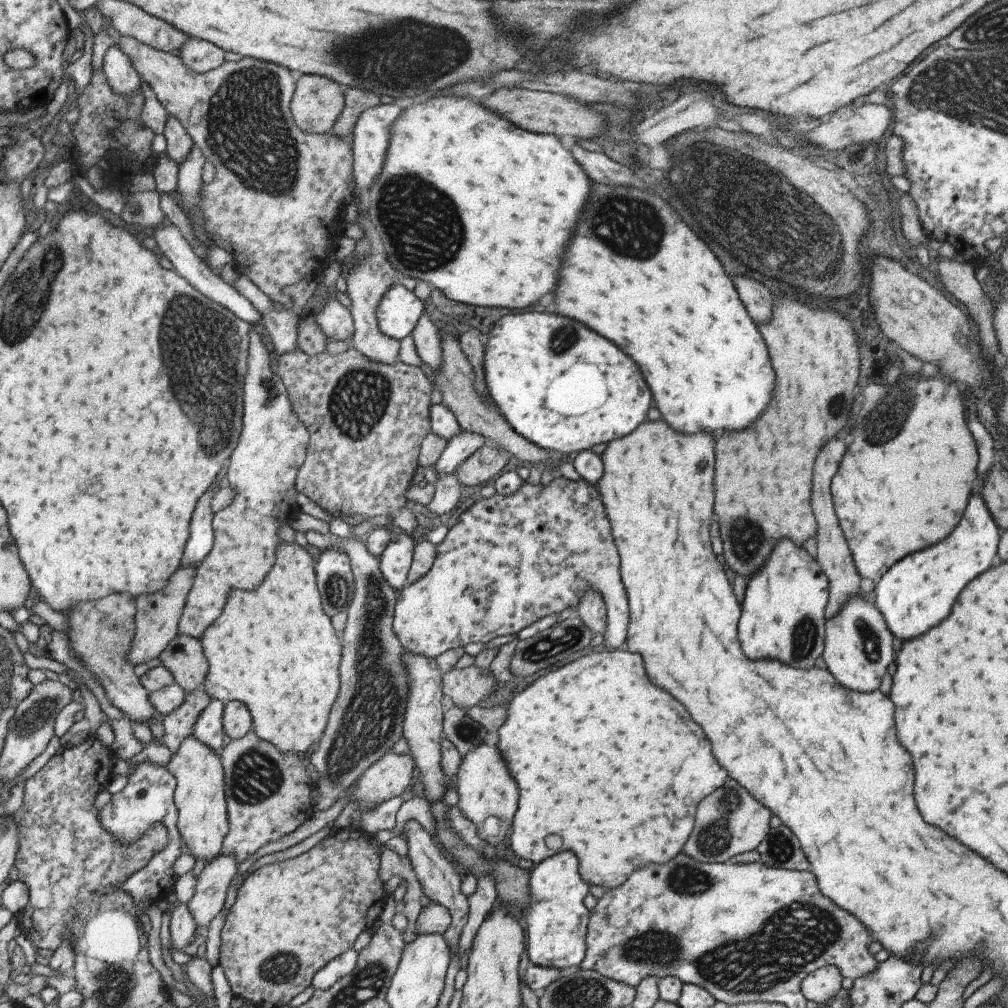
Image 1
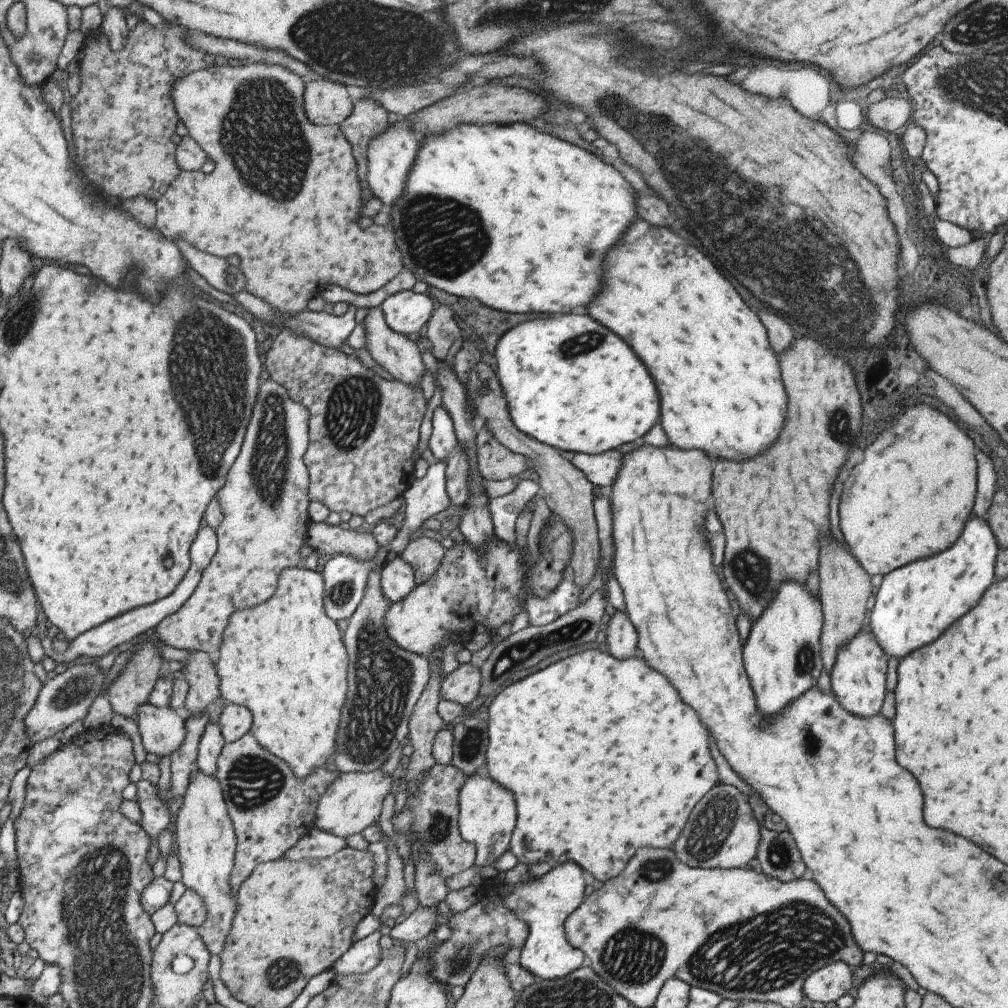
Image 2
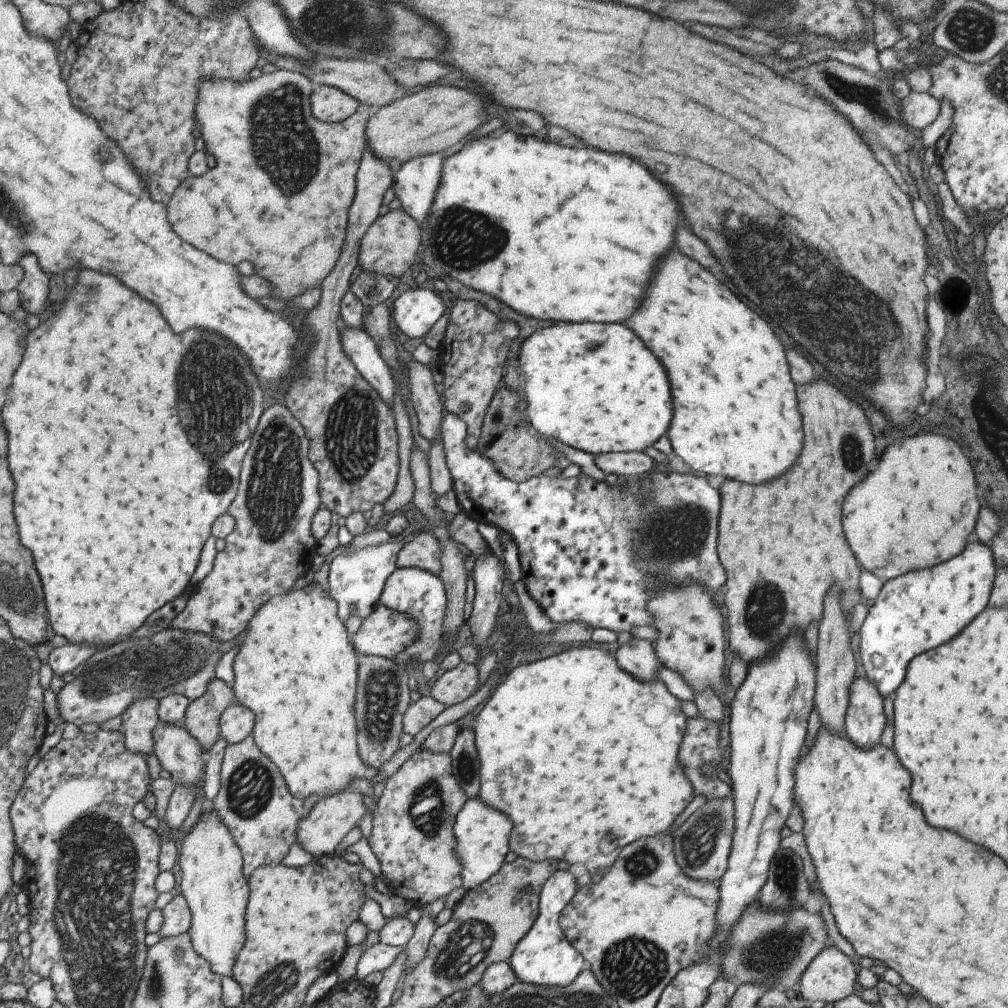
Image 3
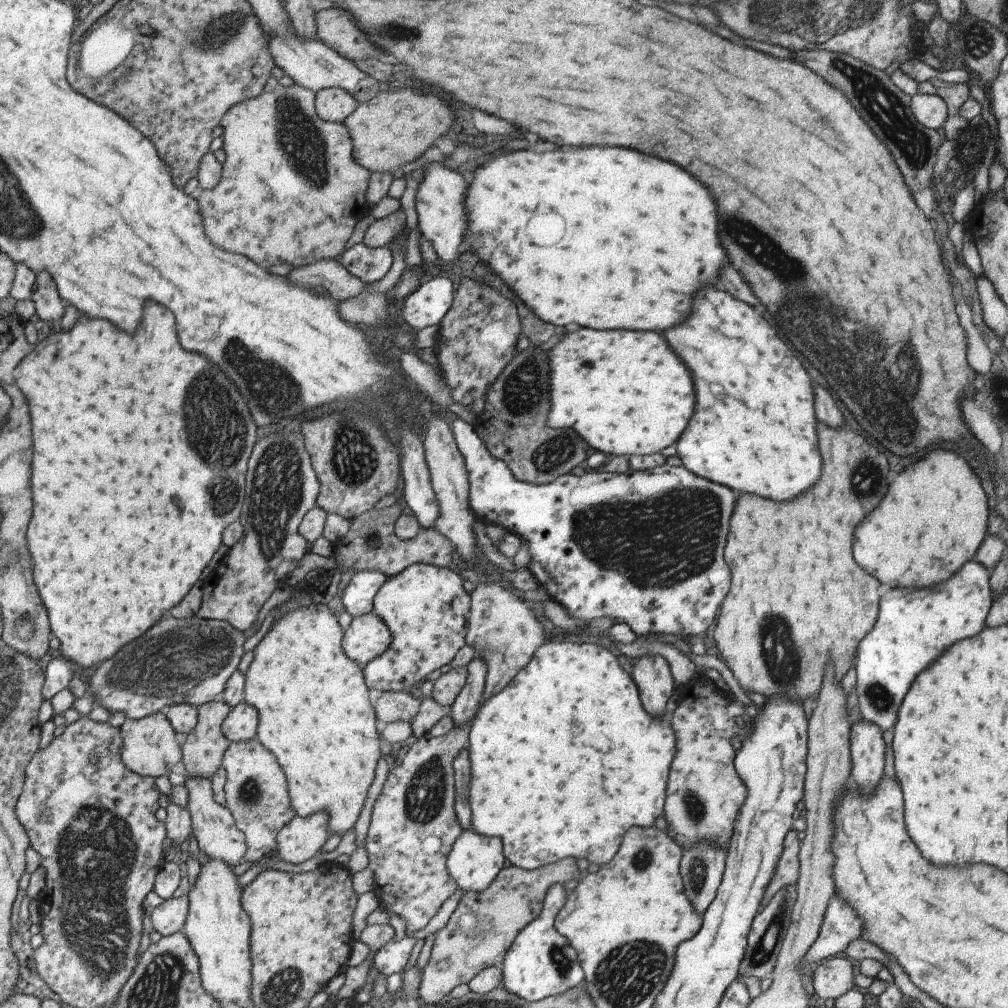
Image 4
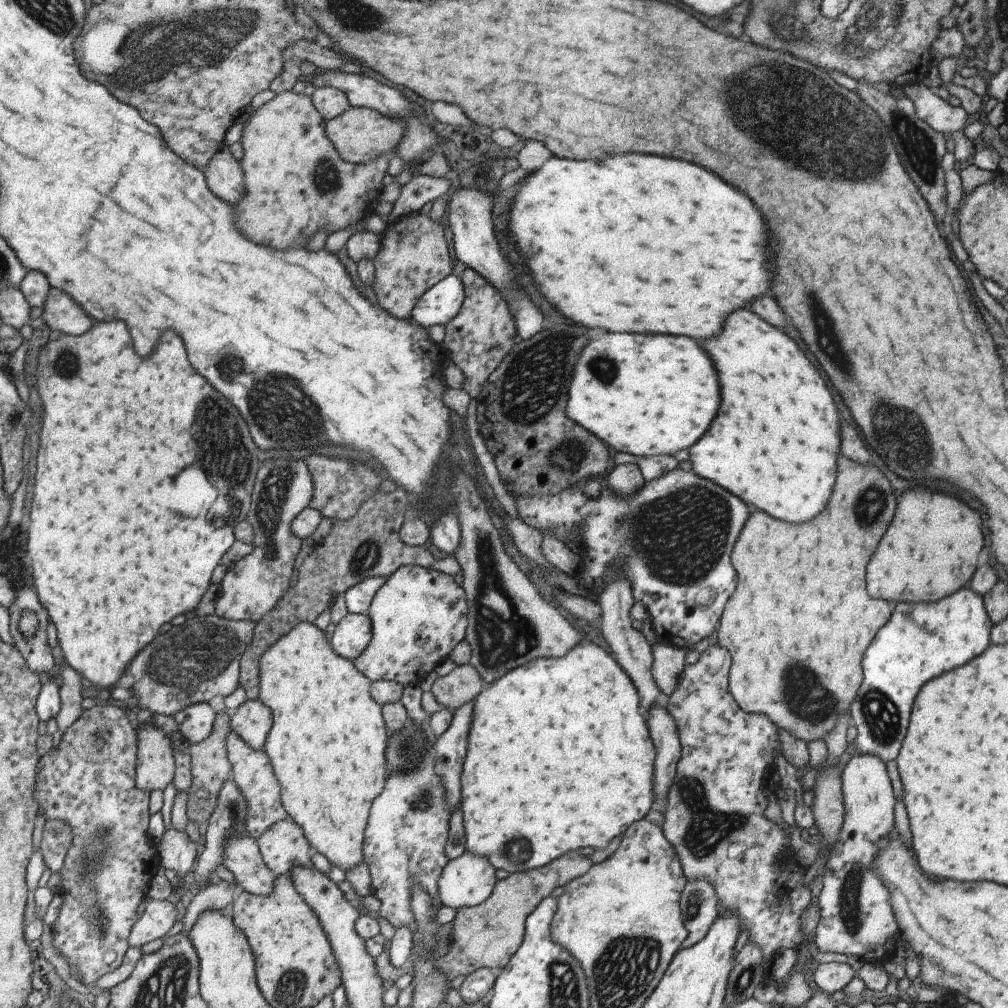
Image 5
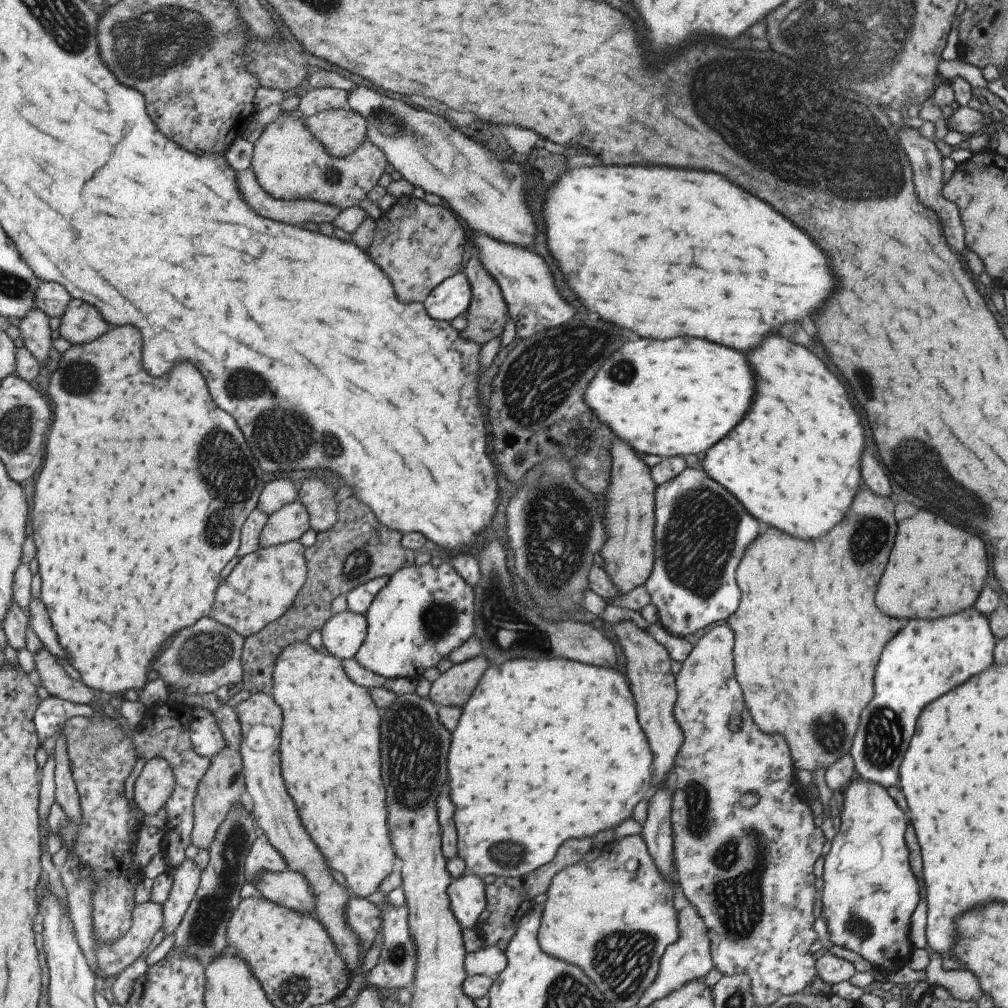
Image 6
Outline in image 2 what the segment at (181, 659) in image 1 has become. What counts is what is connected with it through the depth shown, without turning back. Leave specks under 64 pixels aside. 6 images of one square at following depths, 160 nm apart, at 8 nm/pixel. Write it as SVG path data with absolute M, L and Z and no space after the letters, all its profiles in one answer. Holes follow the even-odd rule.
M200 650L187 651L187 656L181 661L178 675L188 684L184 707L190 715L205 711L207 704L220 696L213 661L212 656Z

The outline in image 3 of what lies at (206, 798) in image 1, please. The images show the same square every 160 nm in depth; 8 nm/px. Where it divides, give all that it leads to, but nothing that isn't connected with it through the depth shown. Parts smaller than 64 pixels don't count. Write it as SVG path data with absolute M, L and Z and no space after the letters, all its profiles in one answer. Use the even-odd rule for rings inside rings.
M214 810L200 812L178 847L179 888L190 910L187 933L193 950L209 963L215 974L230 976L232 964L244 941L244 914L248 901L240 850Z

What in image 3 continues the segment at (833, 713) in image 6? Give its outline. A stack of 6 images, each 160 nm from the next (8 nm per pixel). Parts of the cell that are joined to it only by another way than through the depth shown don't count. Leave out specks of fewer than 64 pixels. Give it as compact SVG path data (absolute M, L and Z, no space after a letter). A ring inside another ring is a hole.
M813 378L809 384L803 386L795 386L795 394L799 400L799 414L801 414L801 428L803 428L803 452L799 452L799 460L795 460L795 464L791 466L791 472L783 472L783 476L779 476L779 480L769 480L767 484L741 484L741 482L733 482L733 480L723 480L719 486L719 496L721 496L721 506L719 506L719 544L717 544L717 556L719 562L723 564L725 572L727 572L727 580L725 580L725 594L723 594L723 606L727 608L727 640L731 644L731 648L739 654L739 658L746 665L755 659L763 658L768 652L778 649L783 643L781 640L787 636L791 626L797 628L805 628L811 620L819 620L822 615L823 596L825 592L831 588L833 582L837 582L838 593L840 594L840 605L850 618L853 606L858 603L861 597L857 587L857 577L859 568L857 562L845 542L843 532L841 532L841 504L843 504L846 492L858 480L861 480L867 472L871 472L877 464L875 460L875 450L873 450L873 435L869 432L867 419L861 412L861 408L849 400L841 390L837 390L835 386L827 384L821 378Z

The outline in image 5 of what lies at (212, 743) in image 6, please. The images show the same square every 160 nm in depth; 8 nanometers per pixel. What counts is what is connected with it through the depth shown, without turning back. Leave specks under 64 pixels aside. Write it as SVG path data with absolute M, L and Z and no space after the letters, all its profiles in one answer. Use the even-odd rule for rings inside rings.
M214 702L196 703L181 707L180 712L173 715L178 723L178 730L182 738L189 744L202 741L212 731L212 724L215 722Z

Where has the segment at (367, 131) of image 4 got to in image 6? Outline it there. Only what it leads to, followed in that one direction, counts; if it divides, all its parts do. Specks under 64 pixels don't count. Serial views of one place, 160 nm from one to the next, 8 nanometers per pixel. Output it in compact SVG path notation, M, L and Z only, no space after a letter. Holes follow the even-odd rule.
M347 107L319 112L303 120L332 157L347 156L366 139L365 119Z

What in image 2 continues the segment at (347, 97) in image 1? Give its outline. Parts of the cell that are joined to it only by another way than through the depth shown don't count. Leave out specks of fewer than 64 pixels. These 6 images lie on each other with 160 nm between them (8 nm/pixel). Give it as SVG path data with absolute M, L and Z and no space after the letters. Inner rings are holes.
M358 95L353 100L353 108L349 116L346 116L337 125L350 144L351 152L358 168L357 176L362 186L362 202L358 209L359 217L361 216L361 207L372 197L372 193L368 190L364 181L367 170L366 146L375 135L378 135L388 126L387 113L375 99Z

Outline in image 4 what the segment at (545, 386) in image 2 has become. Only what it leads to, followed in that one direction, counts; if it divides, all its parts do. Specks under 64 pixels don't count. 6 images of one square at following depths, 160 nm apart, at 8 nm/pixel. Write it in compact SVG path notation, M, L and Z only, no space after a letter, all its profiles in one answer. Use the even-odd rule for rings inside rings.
M579 328L579 330L575 330L575 332L569 332L569 334L565 334L551 350L549 350L549 368L551 368L551 372L548 374L548 384L550 385L550 408L546 412L546 425L552 429L569 429L575 432L577 436L580 436L585 442L587 447L593 448L593 450L601 451L605 455L606 454L614 454L621 455L624 457L633 456L645 456L651 453L659 453L662 448L665 446L669 446L675 442L675 439L678 438L678 434L686 427L687 418L691 416L691 412L693 412L693 388L691 388L691 378L689 378L689 374L687 374L687 370L685 370L685 366L679 362L679 358L671 352L671 350L667 350L667 344L665 344L665 340L659 336L659 334L655 334L655 332L639 332L639 330L591 330L591 328Z

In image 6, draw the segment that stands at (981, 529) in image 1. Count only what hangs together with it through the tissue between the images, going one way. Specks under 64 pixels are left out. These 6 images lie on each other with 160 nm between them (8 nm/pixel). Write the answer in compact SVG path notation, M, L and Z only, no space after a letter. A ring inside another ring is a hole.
M973 608L935 620L909 620L887 642L875 664L873 696L862 708L850 746L855 775L880 784L885 790L895 786L897 768L921 708L969 676L985 670L993 660L993 644L995 638L989 632L985 616Z

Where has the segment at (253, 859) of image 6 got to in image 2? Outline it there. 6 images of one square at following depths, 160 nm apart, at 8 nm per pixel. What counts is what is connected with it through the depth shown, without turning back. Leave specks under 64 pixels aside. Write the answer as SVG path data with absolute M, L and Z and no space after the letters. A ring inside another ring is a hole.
M380 768L369 772L339 773L319 797L314 826L341 838L360 832L377 821L381 801L397 783L396 774L384 774Z

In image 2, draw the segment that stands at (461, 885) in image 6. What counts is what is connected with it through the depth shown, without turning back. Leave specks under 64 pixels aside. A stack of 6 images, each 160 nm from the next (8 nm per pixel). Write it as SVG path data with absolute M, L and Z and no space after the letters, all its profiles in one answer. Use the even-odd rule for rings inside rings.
M473 773L468 777L464 777L464 783L458 790L458 831L463 840L468 843L474 844L476 848L476 857L474 864L476 867L489 867L493 866L494 862L505 851L508 850L510 843L510 836L516 821L516 804L514 796L511 791L503 788L500 784L492 781L487 776L479 776Z

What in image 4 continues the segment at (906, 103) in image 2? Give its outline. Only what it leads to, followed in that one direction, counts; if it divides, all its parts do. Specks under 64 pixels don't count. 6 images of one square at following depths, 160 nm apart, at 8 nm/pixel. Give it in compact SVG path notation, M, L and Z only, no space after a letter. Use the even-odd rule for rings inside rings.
M915 93L910 96L910 111L925 128L941 132L948 112L945 102L937 95Z

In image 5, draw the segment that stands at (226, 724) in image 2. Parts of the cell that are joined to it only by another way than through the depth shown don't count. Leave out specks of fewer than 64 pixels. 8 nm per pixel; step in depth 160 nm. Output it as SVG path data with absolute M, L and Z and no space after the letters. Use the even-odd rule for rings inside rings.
M247 699L229 719L228 725L245 744L261 750L269 726L273 722L271 710L256 699Z

